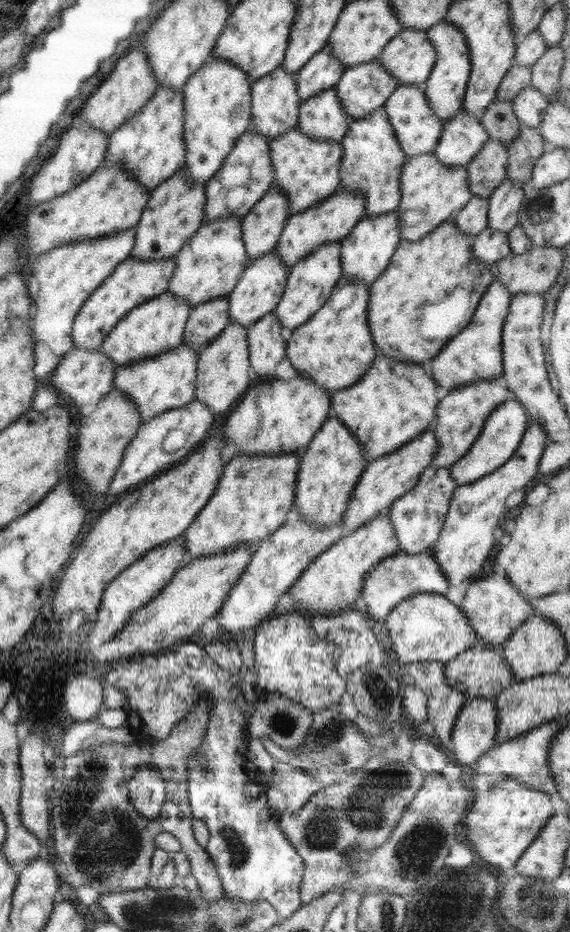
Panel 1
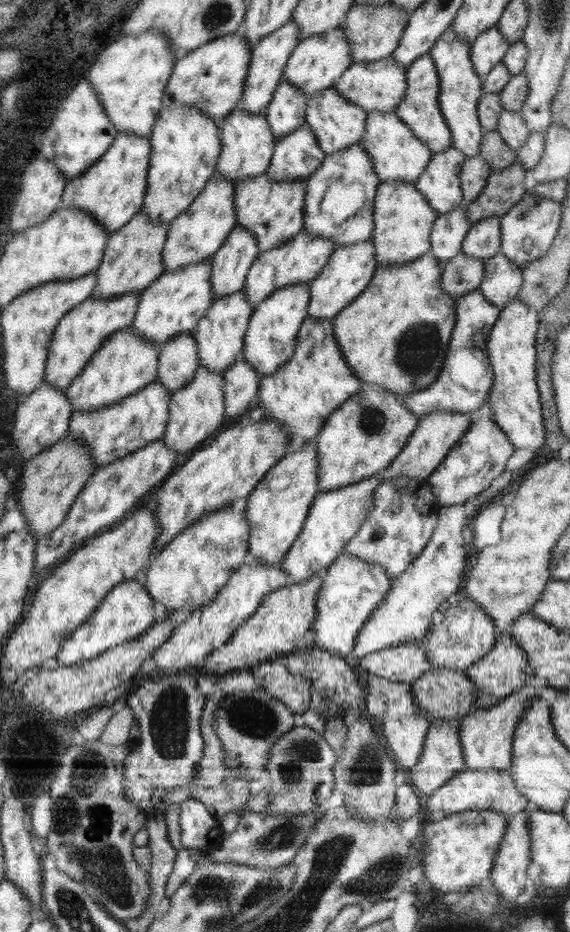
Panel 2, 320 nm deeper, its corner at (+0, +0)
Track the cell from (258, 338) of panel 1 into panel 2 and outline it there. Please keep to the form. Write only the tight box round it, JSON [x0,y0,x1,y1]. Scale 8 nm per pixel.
[223,356,261,420]

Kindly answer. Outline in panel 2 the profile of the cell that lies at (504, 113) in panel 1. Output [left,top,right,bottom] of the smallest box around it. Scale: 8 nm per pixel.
[479,130,517,172]

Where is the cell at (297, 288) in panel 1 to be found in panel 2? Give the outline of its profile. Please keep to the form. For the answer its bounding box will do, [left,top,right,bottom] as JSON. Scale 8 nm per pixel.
[242,282,310,375]

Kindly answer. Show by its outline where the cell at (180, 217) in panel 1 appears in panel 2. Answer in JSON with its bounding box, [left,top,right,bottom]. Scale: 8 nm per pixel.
[91,211,170,299]

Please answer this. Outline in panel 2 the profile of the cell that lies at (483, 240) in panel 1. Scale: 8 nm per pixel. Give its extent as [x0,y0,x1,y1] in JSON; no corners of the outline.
[441,252,484,299]

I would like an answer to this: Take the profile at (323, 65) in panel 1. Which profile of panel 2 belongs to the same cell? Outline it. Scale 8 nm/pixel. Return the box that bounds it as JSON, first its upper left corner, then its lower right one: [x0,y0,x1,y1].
[264,80,308,141]

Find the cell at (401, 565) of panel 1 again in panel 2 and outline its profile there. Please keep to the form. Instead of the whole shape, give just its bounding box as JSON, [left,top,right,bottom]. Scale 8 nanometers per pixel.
[314,552,391,661]

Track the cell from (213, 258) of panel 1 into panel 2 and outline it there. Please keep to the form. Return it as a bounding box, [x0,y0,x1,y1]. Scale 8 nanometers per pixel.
[133,258,214,352]

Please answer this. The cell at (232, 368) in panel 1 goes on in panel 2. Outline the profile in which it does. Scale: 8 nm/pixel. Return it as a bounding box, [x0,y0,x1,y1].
[163,366,224,454]

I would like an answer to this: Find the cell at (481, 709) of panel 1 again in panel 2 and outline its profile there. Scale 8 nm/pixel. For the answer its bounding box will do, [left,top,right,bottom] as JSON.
[403,720,465,798]

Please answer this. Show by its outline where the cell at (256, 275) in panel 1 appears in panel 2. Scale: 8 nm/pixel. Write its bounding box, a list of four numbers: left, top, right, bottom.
[192,290,254,372]

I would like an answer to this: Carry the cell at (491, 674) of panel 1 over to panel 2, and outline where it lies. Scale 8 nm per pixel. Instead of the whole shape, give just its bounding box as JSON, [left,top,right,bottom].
[412,666,476,720]

